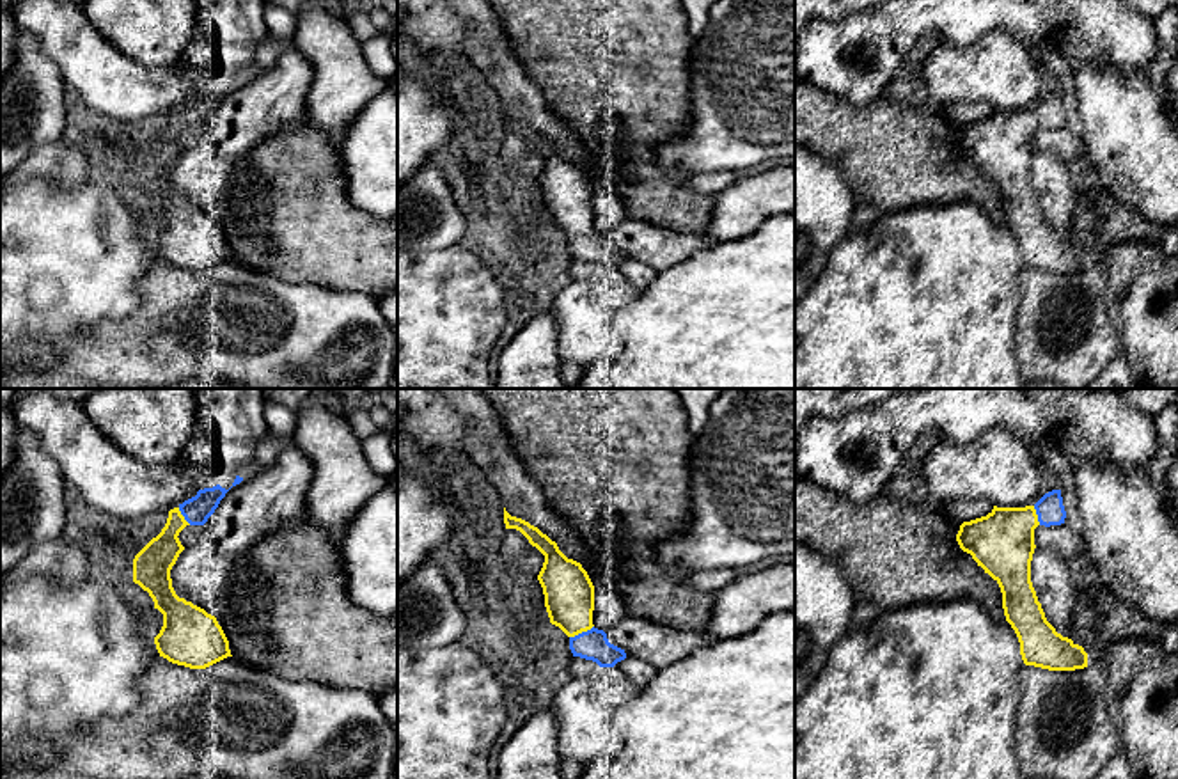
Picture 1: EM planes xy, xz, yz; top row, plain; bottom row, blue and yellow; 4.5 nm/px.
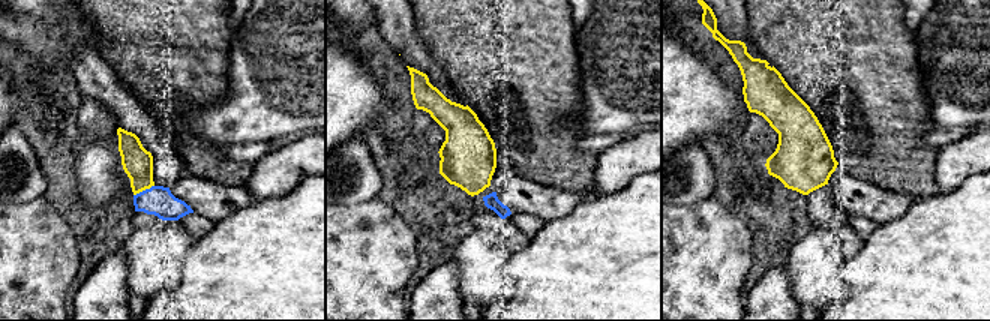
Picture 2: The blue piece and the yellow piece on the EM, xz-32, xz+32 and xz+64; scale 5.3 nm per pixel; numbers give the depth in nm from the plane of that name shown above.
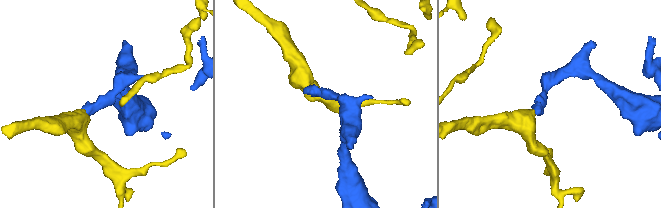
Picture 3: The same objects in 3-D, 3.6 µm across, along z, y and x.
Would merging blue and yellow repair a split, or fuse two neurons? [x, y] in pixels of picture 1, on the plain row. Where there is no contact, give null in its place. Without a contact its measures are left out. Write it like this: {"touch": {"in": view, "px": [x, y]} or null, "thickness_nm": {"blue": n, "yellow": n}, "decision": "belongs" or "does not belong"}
{"touch": {"in": "xz", "px": [582, 235]}, "thickness_nm": {"blue": 140, "yellow": 220}, "decision": "belongs"}

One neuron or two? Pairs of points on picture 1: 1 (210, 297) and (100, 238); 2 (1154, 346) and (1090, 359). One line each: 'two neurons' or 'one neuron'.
1: two neurons
2: two neurons

